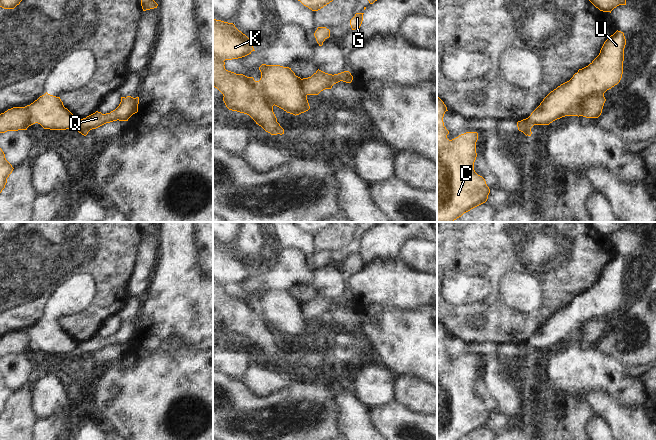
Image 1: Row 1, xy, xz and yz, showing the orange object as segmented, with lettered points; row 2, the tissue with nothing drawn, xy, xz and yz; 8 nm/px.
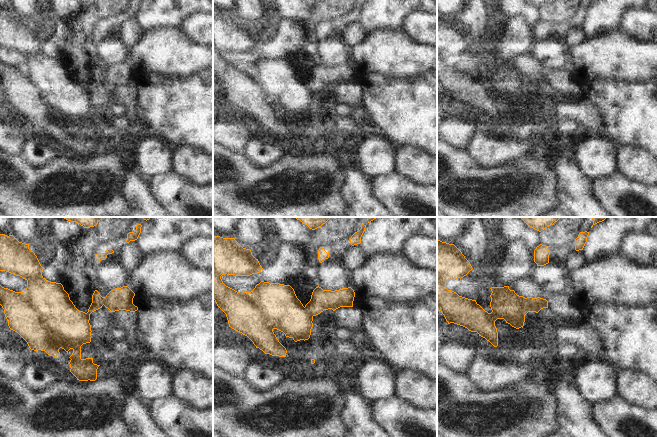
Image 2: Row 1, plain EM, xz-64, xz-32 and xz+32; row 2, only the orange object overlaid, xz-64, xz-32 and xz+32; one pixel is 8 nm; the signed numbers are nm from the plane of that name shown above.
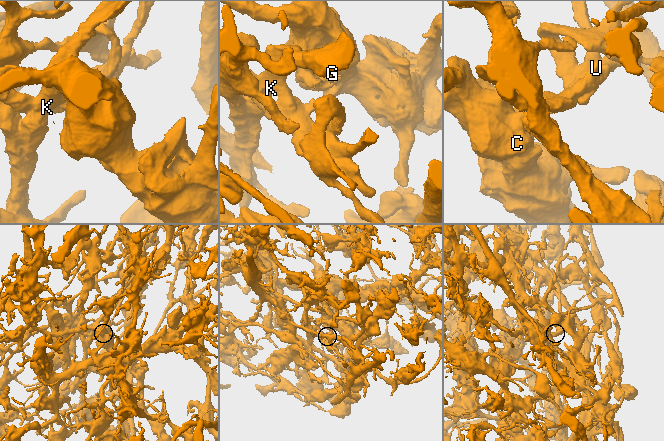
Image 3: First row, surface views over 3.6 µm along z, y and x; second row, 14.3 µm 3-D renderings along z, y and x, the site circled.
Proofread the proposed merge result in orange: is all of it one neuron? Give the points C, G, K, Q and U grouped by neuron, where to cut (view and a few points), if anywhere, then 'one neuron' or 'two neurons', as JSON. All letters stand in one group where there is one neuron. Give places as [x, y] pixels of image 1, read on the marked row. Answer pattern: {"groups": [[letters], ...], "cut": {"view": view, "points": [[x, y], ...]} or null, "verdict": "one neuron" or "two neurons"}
{"groups": [["C", "G", "K", "U"], ["Q"]], "cut": {"view": "xz", "points": [[301, 79], [306, 95]]}, "verdict": "two neurons"}

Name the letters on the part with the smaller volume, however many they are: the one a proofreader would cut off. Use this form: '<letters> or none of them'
Q

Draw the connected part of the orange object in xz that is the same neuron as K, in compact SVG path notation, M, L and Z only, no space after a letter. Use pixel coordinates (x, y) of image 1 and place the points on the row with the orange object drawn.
M213 20L213 86L223 94L223 101L229 110L237 111L249 115L259 126L271 135L284 134L284 129L277 122L277 118L273 112L273 106L277 106L287 113L299 115L310 109L307 95L303 90L302 79L295 75L289 67L280 65L262 64L259 67L261 78L255 81L253 77L247 77L243 74L236 74L225 69L225 60L232 60L245 57L255 51L251 39L239 31L233 23L221 20Z

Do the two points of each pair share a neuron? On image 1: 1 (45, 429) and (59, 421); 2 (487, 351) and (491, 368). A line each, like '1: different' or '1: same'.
1: same
2: different

